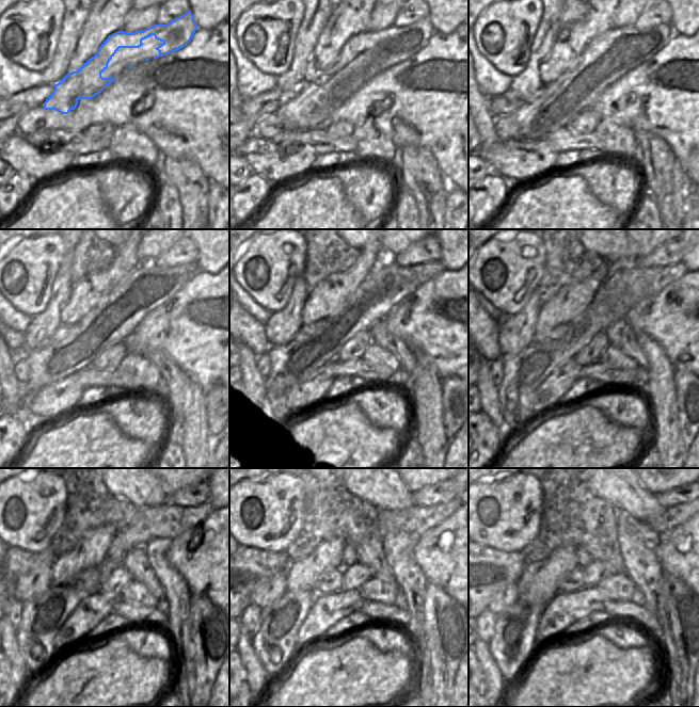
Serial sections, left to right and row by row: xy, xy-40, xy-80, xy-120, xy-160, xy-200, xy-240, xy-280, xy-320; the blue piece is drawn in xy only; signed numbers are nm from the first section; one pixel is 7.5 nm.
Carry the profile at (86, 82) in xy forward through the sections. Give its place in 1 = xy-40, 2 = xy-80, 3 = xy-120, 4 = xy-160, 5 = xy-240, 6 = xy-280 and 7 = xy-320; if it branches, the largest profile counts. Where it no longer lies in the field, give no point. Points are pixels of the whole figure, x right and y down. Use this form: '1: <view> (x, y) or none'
1: xy-40 (316, 100)
2: xy-80 (556, 103)
3: xy-120 (73, 348)
4: xy-160 (316, 344)
5: xy-240 (43, 616)
6: xy-280 (273, 642)
7: xy-320 (512, 645)

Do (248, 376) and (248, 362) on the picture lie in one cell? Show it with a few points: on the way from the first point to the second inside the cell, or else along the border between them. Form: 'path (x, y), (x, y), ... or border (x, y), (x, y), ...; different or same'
path (248, 373), (248, 365); same

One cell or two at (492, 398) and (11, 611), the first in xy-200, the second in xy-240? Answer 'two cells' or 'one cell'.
two cells

